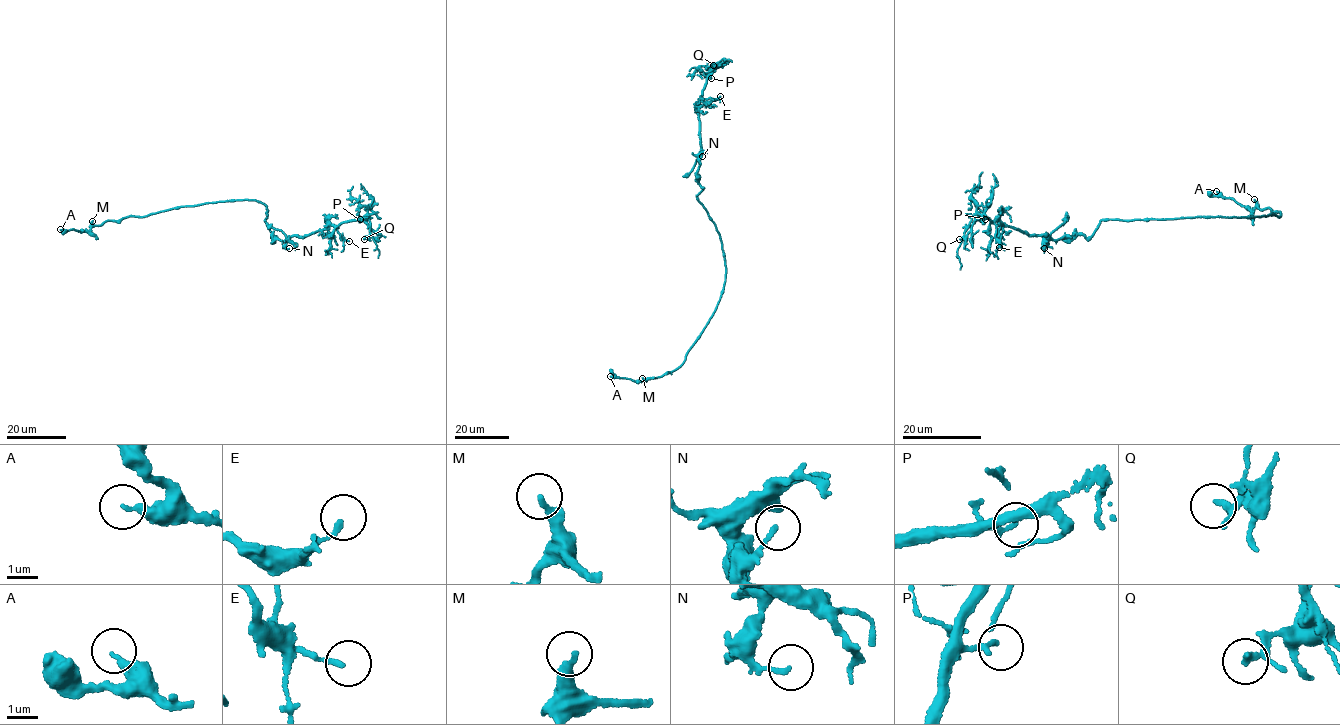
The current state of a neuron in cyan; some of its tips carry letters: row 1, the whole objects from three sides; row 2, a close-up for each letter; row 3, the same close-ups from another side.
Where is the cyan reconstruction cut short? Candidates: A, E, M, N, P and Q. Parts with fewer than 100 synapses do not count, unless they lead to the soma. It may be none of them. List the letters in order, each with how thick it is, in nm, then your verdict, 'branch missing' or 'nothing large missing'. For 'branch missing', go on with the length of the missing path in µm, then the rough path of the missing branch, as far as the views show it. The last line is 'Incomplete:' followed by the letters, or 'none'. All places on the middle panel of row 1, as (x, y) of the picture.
A: 220 nm thick; nothing large missing
E: 160 nm thick; nothing large missing
M: 220 nm thick; nothing large missing
N: 140 nm thick; nothing large missing
P: 170 nm thick; nothing large missing
Q: 160 nm thick; nothing large missing
Incomplete: none

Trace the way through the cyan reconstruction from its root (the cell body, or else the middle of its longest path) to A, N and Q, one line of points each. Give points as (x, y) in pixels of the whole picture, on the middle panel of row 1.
A: (720, 236), (726, 273), (724, 288), (714, 311), (682, 364), (662, 376), (644, 380), (610, 376)
N: (720, 236), (696, 195), (703, 189), (697, 175), (702, 156)
Q: (720, 236), (696, 195), (703, 189), (697, 175), (701, 149), (698, 108), (706, 79), (717, 65), (713, 65)

